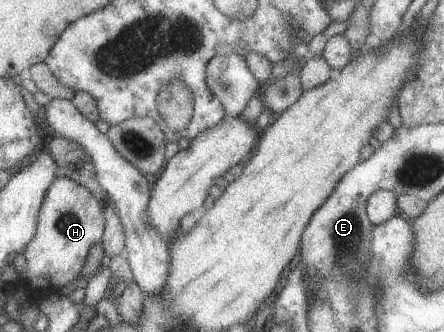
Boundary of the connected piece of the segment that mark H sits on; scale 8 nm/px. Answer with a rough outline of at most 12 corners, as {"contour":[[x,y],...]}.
{"contour":[[56,177],[24,254],[25,285],[66,288],[104,242],[103,202]]}

